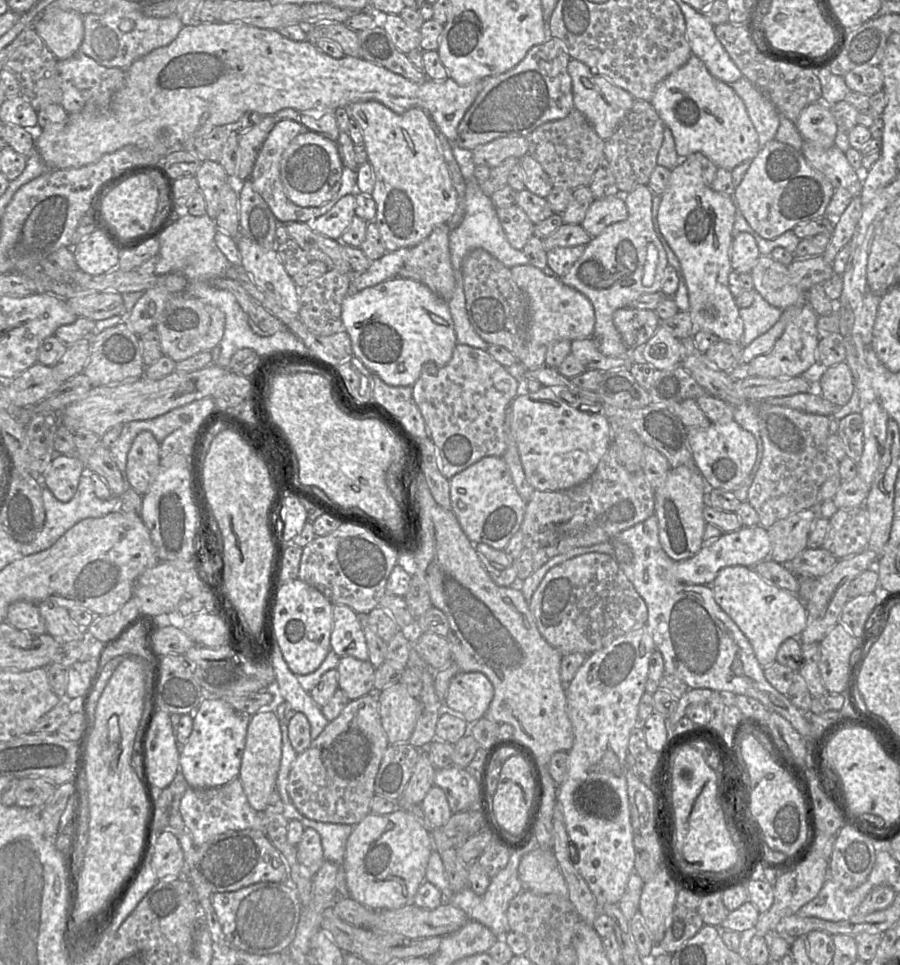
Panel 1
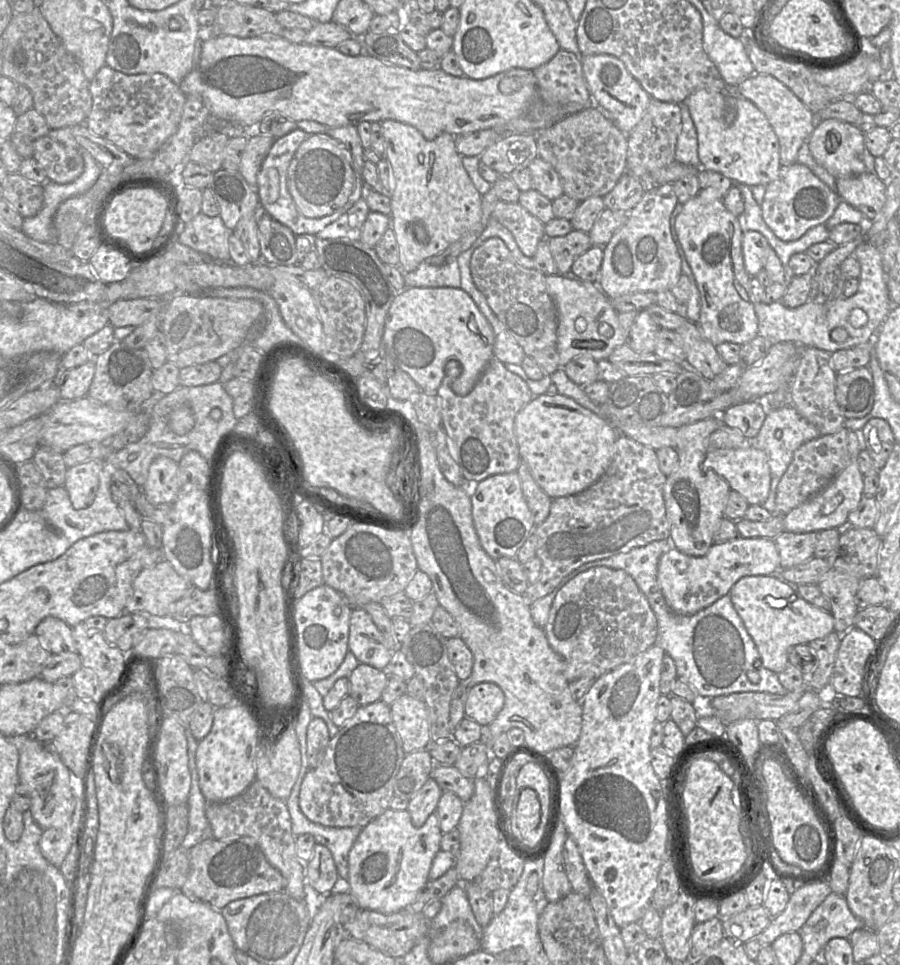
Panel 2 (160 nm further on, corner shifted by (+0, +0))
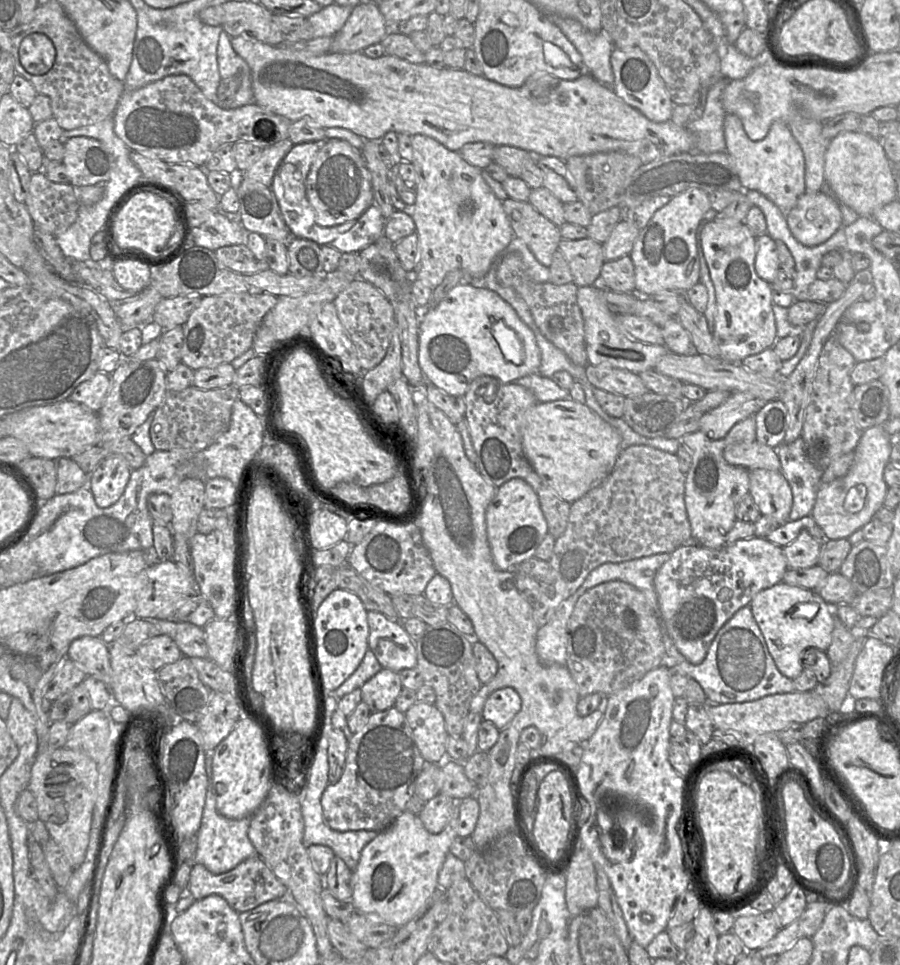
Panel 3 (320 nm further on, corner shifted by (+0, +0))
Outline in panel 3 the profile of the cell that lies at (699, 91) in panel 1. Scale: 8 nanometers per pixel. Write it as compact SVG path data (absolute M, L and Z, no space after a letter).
M726 113L724 118L724 137L726 143L725 152L727 152L734 161L743 189L760 192L777 205L784 213L791 210L795 206L798 198L806 192L805 159L802 148L793 136L786 121L775 121L764 139L753 141L747 136L740 118L734 114Z

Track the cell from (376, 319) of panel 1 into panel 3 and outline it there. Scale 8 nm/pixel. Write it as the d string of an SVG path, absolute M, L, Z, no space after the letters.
M458 284L431 309L420 309L418 360L425 379L453 396L464 396L473 380L493 376L504 383L538 374L540 350L532 330L496 292L472 284Z

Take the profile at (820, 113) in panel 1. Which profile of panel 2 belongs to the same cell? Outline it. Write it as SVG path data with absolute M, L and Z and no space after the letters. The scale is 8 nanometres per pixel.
M836 119L817 121L807 140L808 149L815 159L834 178L848 177L868 172L862 160L866 149L864 135L855 125Z

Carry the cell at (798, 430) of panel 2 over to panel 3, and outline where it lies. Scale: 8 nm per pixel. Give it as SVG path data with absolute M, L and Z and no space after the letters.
M802 437L791 444L784 442L774 449L779 456L781 472L792 490L793 504L789 519L810 516L820 487L822 469L808 457Z

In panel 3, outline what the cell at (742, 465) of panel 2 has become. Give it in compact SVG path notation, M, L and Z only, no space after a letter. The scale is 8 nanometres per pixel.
M761 468L749 470L749 494L762 515L769 515L780 524L790 517L793 504L791 487L781 471Z

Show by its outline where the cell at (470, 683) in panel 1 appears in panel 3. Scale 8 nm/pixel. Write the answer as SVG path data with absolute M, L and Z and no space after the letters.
M512 687L492 692L483 706L483 720L492 722L499 730L504 729L521 709L521 698Z

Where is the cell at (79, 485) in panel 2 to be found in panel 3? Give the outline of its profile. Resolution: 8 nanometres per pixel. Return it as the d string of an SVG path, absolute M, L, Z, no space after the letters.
M118 454L105 457L89 475L90 491L96 504L109 507L123 494L129 481L131 467L126 459Z

